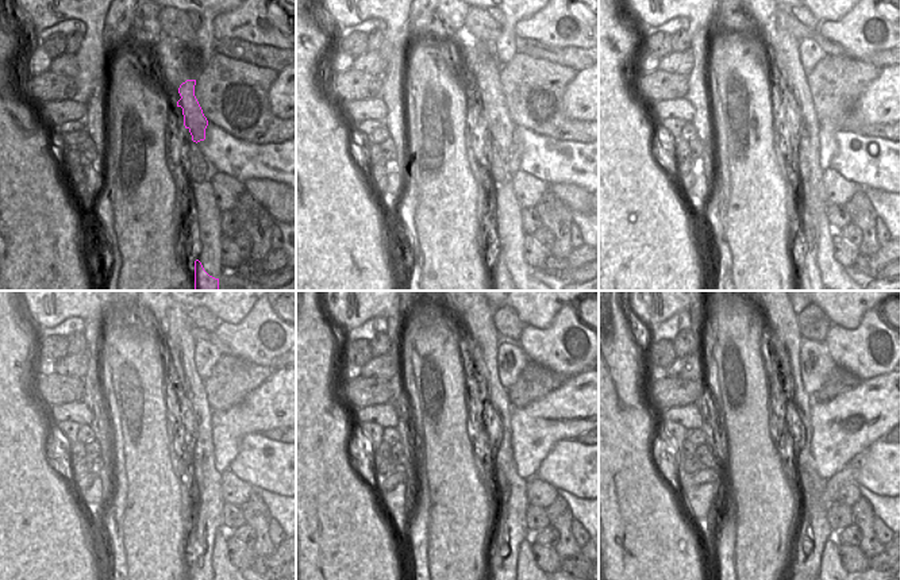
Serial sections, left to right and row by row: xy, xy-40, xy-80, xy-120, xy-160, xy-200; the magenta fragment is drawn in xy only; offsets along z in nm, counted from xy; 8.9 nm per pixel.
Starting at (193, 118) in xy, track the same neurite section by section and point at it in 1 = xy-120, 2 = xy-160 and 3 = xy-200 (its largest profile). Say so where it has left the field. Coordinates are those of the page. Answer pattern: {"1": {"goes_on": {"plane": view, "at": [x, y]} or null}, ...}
{"1": {"goes_on": {"plane": "xy-120", "at": [180, 341]}}, "2": {"goes_on": {"plane": "xy-160", "at": [483, 335]}}, "3": {"goes_on": {"plane": "xy-200", "at": [783, 321]}}}

